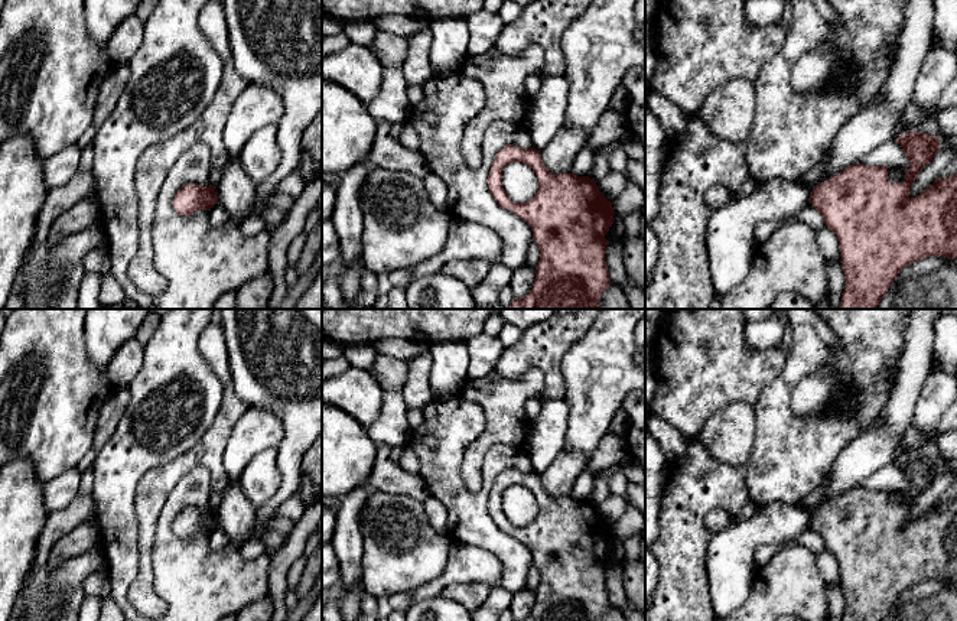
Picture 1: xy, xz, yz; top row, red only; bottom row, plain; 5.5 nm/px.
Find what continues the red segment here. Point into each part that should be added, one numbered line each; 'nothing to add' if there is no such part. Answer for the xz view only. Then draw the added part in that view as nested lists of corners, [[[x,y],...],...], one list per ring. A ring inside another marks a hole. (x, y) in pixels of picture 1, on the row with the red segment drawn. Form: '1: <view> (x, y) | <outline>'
nothing to add

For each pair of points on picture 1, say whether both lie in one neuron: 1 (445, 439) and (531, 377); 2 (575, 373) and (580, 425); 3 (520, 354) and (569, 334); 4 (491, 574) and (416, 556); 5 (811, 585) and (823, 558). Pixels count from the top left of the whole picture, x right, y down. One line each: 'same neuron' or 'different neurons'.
1: different neurons
2: same neuron
3: same neuron
4: different neurons
5: different neurons

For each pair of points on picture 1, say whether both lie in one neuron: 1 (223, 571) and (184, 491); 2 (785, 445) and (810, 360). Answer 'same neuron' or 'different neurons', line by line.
1: same neuron
2: same neuron

